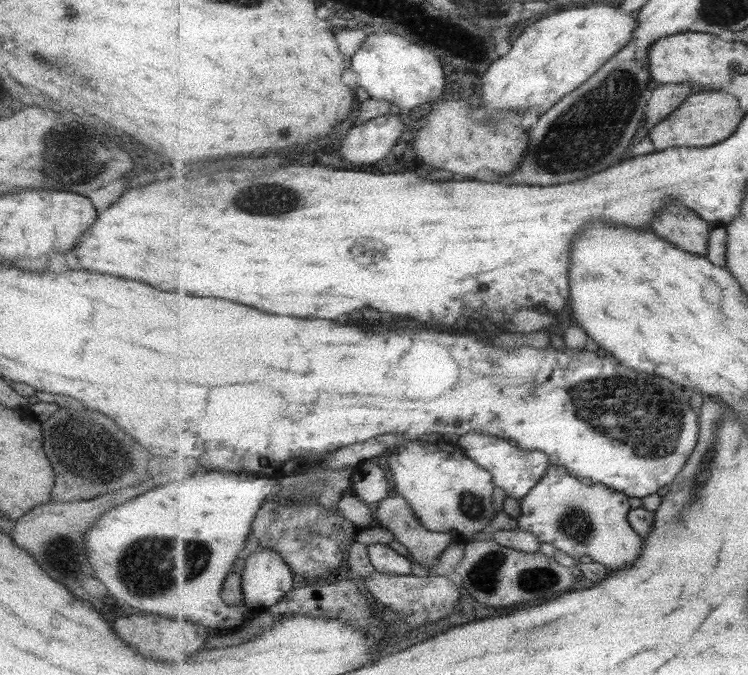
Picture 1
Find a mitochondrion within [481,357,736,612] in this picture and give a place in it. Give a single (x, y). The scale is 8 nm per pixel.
(591, 399)

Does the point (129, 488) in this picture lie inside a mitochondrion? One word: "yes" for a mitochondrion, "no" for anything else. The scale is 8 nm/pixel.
no

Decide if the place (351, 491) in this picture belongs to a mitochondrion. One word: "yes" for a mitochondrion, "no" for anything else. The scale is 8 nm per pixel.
no

